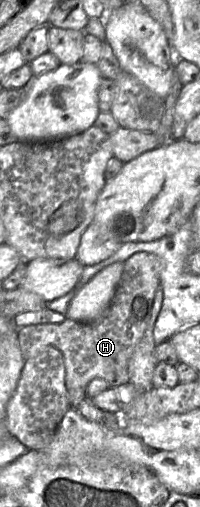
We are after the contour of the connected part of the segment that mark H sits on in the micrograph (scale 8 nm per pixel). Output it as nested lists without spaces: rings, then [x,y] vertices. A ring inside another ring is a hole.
[[[137,252],[124,261],[111,303],[98,320],[85,323],[66,317],[60,323],[31,324],[18,328],[19,346],[24,360],[37,356],[49,345],[61,351],[69,408],[76,408],[87,397],[86,386],[94,378],[104,379],[109,387],[128,383],[128,362],[151,318],[162,268],[162,261],[157,255]]]

